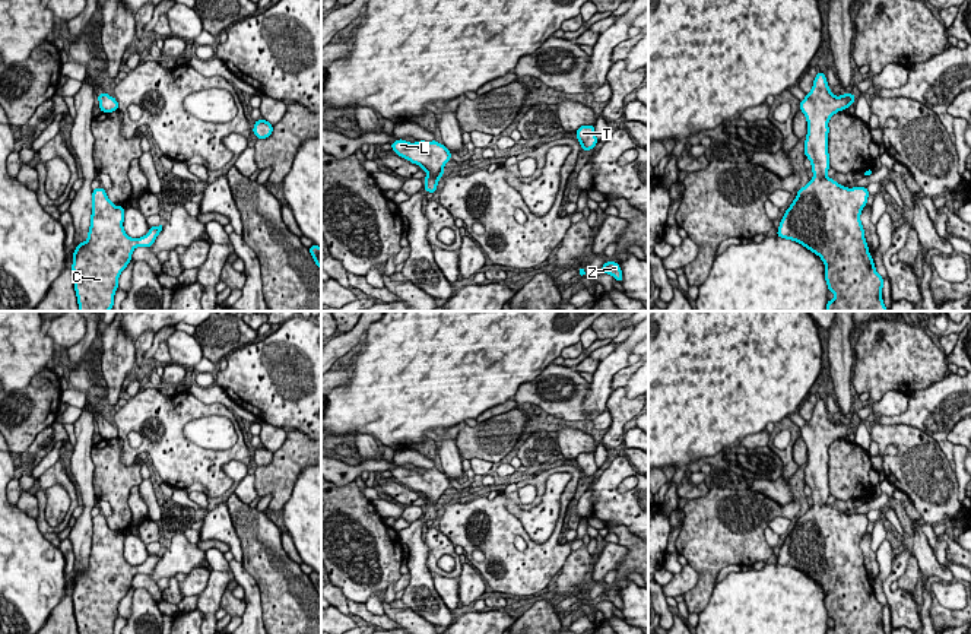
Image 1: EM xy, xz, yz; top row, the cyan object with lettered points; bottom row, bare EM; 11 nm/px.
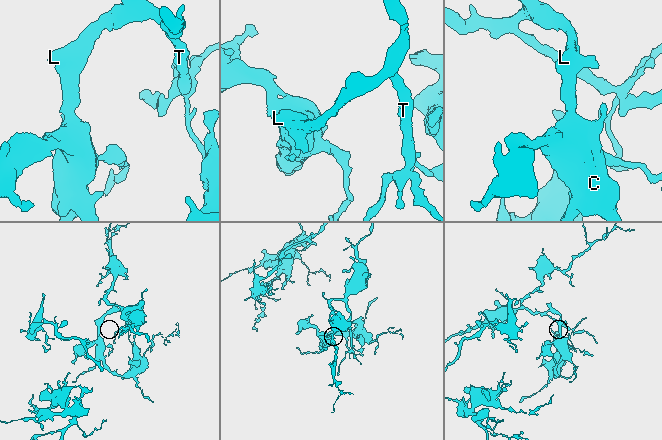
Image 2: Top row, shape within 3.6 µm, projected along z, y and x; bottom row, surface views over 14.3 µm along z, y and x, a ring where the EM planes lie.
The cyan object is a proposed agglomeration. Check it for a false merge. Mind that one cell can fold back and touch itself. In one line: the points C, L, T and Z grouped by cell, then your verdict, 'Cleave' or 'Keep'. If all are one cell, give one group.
Groups: C L T Z. Keep

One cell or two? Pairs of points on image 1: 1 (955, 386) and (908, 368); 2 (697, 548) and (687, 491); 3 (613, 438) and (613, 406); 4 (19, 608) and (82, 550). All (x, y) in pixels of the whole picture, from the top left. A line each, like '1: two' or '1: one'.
1: two
2: two
3: one
4: two

